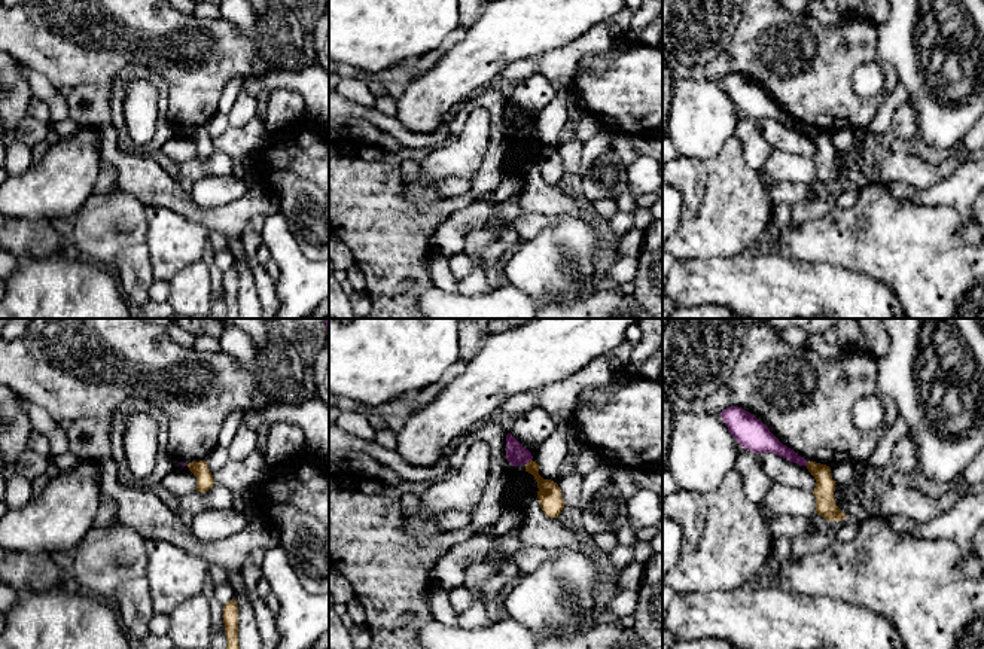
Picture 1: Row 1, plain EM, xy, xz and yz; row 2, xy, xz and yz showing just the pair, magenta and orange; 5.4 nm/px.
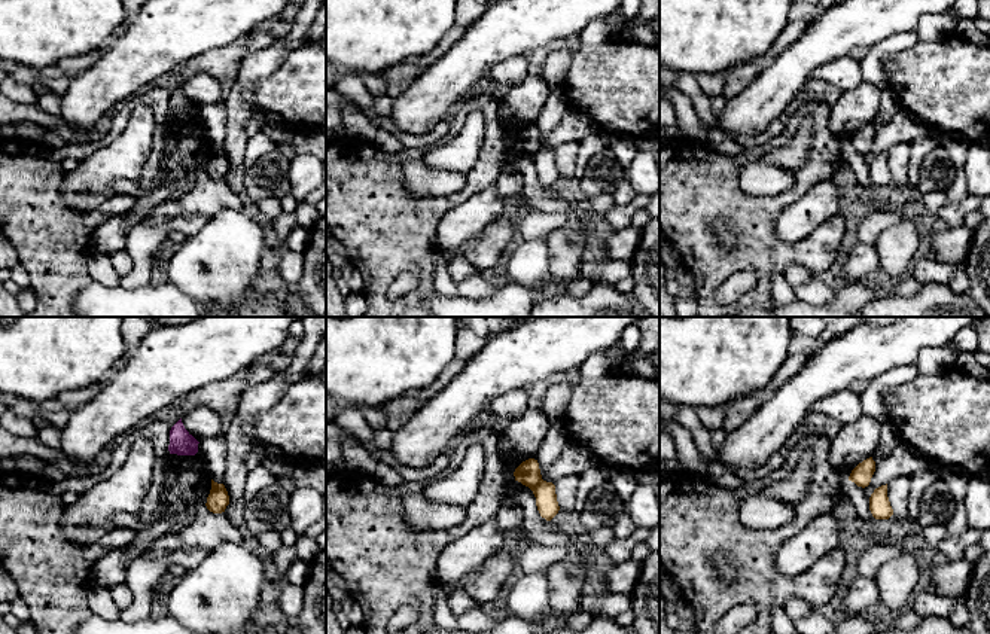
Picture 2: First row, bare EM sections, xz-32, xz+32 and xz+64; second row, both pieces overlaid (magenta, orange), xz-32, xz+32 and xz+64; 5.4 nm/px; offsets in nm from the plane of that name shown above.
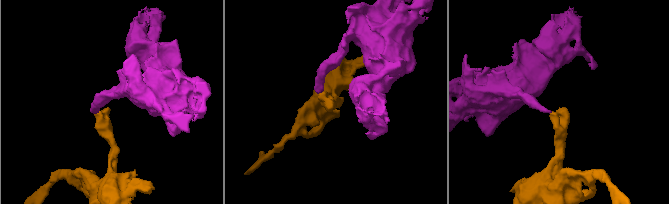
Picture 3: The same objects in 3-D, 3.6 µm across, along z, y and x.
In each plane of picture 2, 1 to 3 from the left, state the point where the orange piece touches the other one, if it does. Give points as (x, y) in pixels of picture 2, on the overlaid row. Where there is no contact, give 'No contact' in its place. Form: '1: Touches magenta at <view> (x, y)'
1: No contact
2: No contact
3: No contact

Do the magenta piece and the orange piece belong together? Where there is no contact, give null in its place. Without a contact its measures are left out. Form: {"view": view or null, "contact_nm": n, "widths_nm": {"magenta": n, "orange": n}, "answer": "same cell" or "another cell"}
{"view": "xz", "contact_nm": 50, "widths_nm": {"magenta": 110, "orange": 130}, "answer": "another cell"}

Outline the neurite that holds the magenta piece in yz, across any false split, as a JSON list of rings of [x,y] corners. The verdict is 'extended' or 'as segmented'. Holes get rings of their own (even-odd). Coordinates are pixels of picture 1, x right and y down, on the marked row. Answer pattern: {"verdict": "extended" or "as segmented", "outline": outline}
{"verdict": "as segmented", "outline": [[[729,406],[721,412],[721,417],[737,444],[744,450],[755,454],[773,453],[799,466],[807,466],[808,461],[804,457],[783,445],[753,414],[738,406]]]}

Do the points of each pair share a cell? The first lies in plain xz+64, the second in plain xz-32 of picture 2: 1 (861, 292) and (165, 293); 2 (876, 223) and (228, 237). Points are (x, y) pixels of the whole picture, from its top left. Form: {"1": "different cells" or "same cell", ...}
{"1": "same cell", "2": "different cells"}

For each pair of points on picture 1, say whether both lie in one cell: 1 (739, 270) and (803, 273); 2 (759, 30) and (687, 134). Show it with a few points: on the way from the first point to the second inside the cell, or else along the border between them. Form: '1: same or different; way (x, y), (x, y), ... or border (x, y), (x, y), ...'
1: same; way (755, 273), (786, 273)
2: different; border (709, 76), (719, 81)

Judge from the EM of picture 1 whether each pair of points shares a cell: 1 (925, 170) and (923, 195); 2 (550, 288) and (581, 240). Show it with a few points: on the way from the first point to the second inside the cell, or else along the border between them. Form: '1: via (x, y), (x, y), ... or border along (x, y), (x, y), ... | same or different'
1: border along (953, 170), (946, 177), (926, 186), (889, 180) | different
2: via (550, 274), (550, 264), (567, 246) | same

